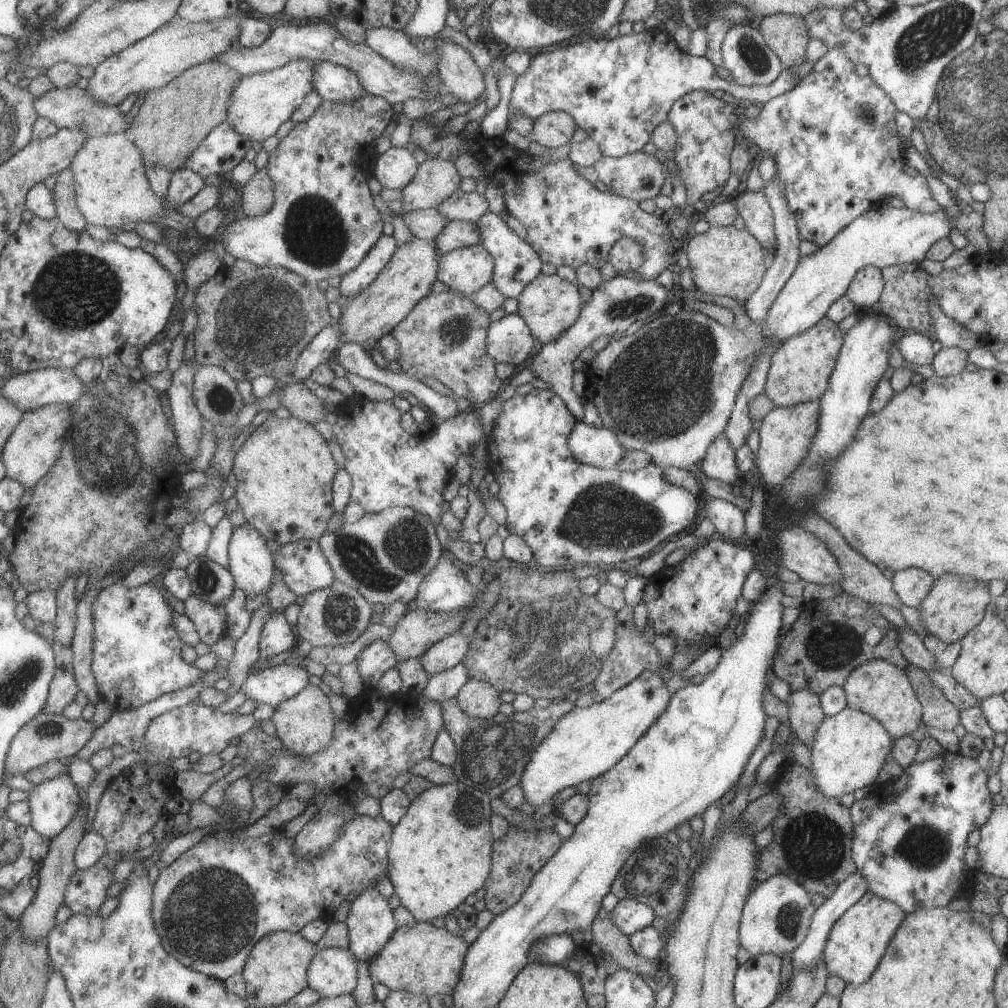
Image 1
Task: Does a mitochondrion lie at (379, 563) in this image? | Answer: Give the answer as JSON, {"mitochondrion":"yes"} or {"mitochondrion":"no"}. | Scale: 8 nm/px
{"mitochondrion":"yes"}

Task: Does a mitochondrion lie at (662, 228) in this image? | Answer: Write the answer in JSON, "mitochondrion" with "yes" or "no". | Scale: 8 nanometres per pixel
{"mitochondrion":"no"}

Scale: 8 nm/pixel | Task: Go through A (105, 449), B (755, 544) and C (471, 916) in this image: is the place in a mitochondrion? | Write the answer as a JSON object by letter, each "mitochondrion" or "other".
{"A":"mitochondrion","B":"other","C":"other"}

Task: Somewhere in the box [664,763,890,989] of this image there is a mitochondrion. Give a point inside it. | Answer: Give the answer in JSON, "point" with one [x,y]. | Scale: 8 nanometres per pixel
{"point":[816,842]}

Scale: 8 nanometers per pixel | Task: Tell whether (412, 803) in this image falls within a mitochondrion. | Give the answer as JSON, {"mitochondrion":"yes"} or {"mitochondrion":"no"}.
{"mitochondrion":"no"}

